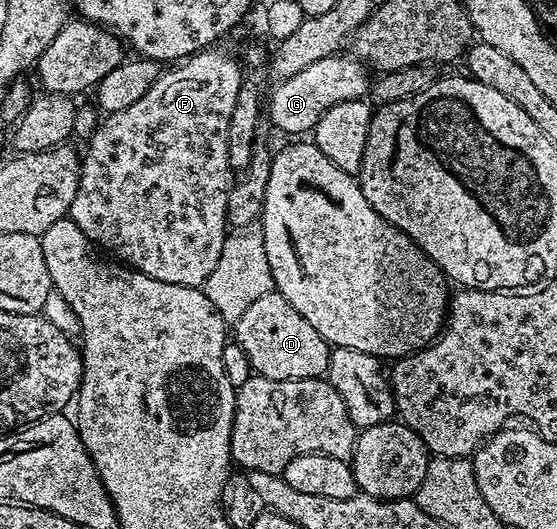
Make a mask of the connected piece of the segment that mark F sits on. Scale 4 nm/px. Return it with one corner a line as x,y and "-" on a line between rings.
213,45
188,56
186,61
173,66
176,67
173,71
165,70
161,73
154,81
154,85
150,85
150,89
142,93
142,97
138,97
134,105
130,105
130,109
113,111
107,117
101,118
100,126
86,143
88,153
86,151
82,157
80,184
70,212
70,218
78,225
78,229
82,229
82,233
86,233
86,237
97,248
105,252
113,251
113,253
108,253
115,256
117,260
123,261
127,266
146,273
158,281
166,281
183,287
203,288
204,283
214,273
215,266
222,257
224,240
230,234
228,190
234,182
234,170
231,167
229,154
230,117
233,116
242,74
240,74
240,67
236,64
235,57
228,51
219,51
218,48
219,46

